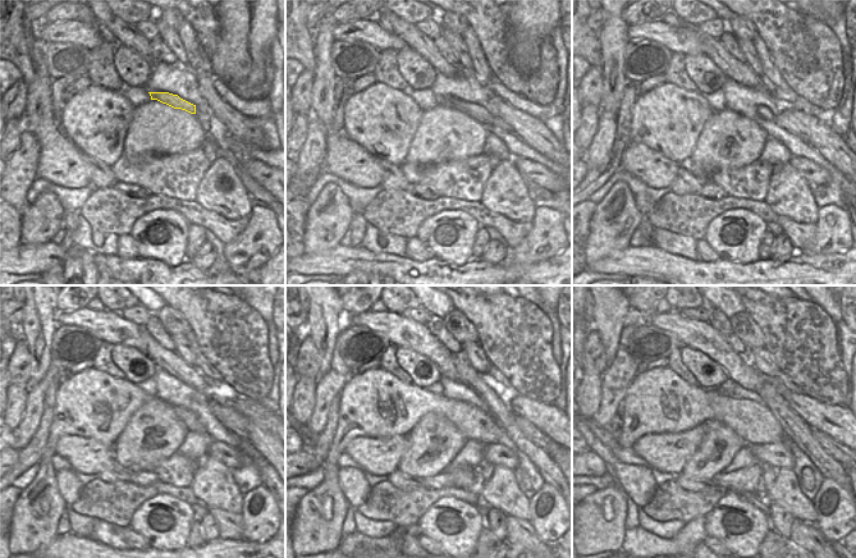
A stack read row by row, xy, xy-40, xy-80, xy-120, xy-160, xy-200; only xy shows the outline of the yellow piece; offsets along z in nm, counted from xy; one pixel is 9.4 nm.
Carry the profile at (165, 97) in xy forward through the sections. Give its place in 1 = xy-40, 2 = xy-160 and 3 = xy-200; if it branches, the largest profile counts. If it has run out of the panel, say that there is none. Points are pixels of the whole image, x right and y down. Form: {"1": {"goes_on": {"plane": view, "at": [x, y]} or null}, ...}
{"1": {"goes_on": {"plane": "xy-40", "at": [479, 113]}}, "2": {"goes_on": {"plane": "xy-160", "at": [539, 438]}}, "3": {"goes_on": {"plane": "xy-200", "at": [831, 446]}}}

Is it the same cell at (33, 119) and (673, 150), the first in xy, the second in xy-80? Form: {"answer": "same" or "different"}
{"answer": "different"}

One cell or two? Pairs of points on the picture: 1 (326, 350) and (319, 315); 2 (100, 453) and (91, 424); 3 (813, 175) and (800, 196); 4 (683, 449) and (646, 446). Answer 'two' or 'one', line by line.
1: one
2: two
3: two
4: one

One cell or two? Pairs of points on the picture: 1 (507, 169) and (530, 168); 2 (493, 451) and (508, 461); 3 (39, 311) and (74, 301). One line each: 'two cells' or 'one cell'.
1: two cells
2: one cell
3: two cells

